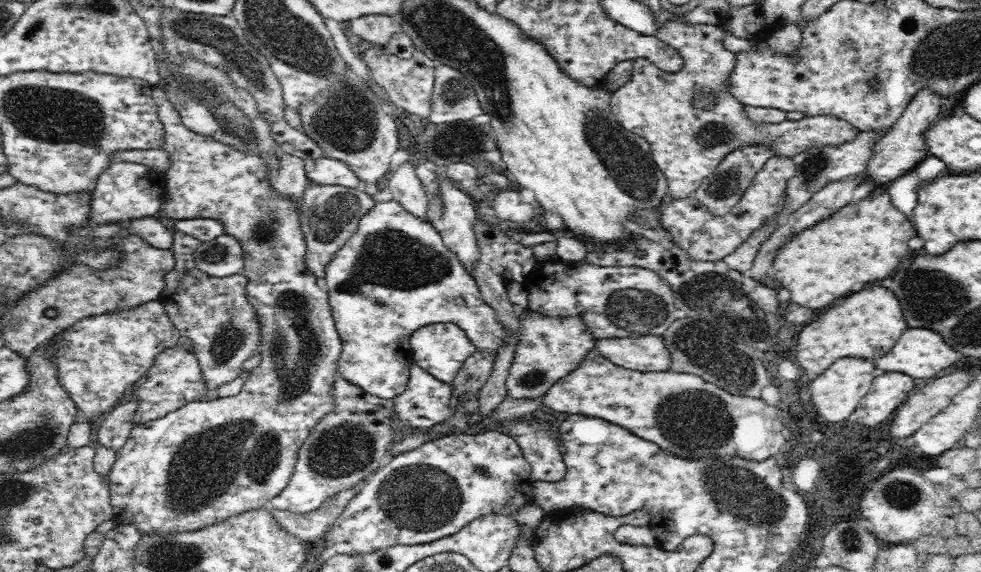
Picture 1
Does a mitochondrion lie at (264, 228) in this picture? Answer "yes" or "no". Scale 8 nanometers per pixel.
yes

